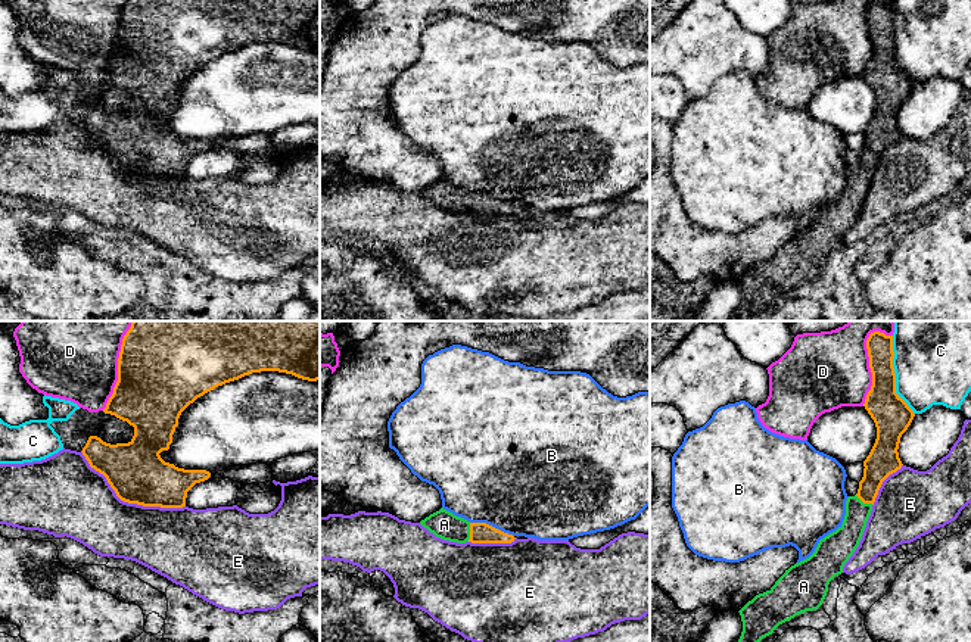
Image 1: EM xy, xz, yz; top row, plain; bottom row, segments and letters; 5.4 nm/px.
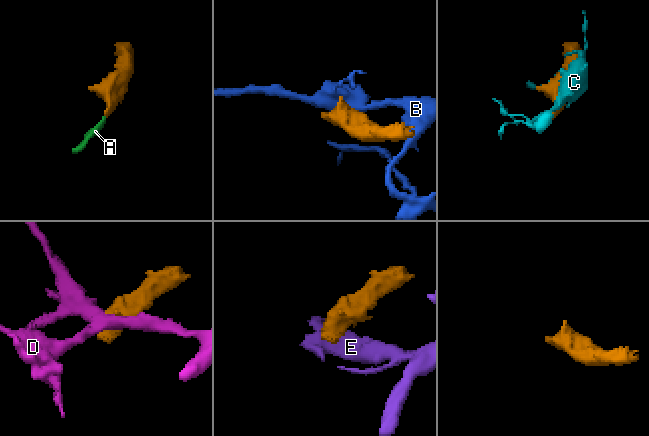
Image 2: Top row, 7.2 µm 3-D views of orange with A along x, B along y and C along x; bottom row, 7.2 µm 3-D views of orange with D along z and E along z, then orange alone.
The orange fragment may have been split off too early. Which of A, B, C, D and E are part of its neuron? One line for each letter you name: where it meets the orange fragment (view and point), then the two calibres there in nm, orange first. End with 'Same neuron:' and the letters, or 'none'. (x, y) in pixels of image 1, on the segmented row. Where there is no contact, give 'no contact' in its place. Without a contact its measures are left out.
A: meets orange in xz at (470, 532); 110 nm thick on the orange side, 150 nm on the other
Same neuron: A

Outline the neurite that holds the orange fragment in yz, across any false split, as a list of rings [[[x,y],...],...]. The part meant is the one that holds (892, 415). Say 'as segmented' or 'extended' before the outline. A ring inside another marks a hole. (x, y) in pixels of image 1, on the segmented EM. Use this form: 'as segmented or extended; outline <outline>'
extended; outline [[[874,331],[866,349],[872,386],[863,406],[875,423],[877,439],[863,461],[858,493],[846,501],[843,524],[821,539],[809,558],[791,565],[769,590],[738,611],[743,621],[738,642],[760,642],[779,624],[822,605],[830,582],[843,573],[859,546],[883,482],[903,465],[897,449],[915,414],[896,393],[893,336]]]

